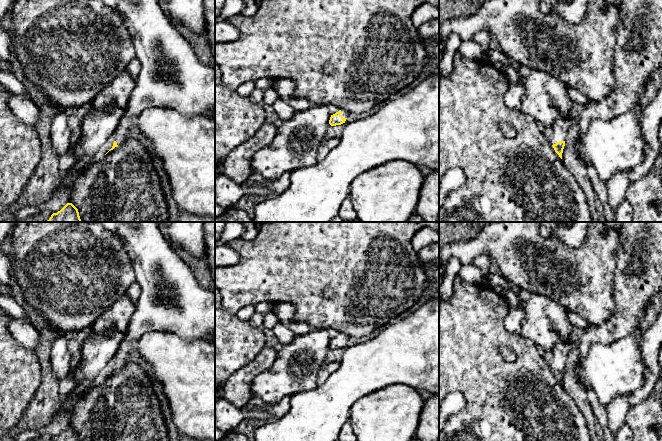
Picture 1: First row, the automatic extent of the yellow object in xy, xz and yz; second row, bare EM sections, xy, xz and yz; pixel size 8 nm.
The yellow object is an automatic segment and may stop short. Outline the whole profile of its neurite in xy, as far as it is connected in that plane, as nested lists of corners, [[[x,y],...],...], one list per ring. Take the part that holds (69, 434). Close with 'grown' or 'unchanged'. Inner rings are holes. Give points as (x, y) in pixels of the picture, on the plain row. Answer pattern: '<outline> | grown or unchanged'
[[[67,427],[60,435],[53,437],[51,441],[80,441],[78,433],[72,428]]] | unchanged

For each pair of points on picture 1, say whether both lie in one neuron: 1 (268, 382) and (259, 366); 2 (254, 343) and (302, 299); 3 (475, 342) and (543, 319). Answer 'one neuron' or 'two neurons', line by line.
1: two neurons
2: two neurons
3: two neurons

